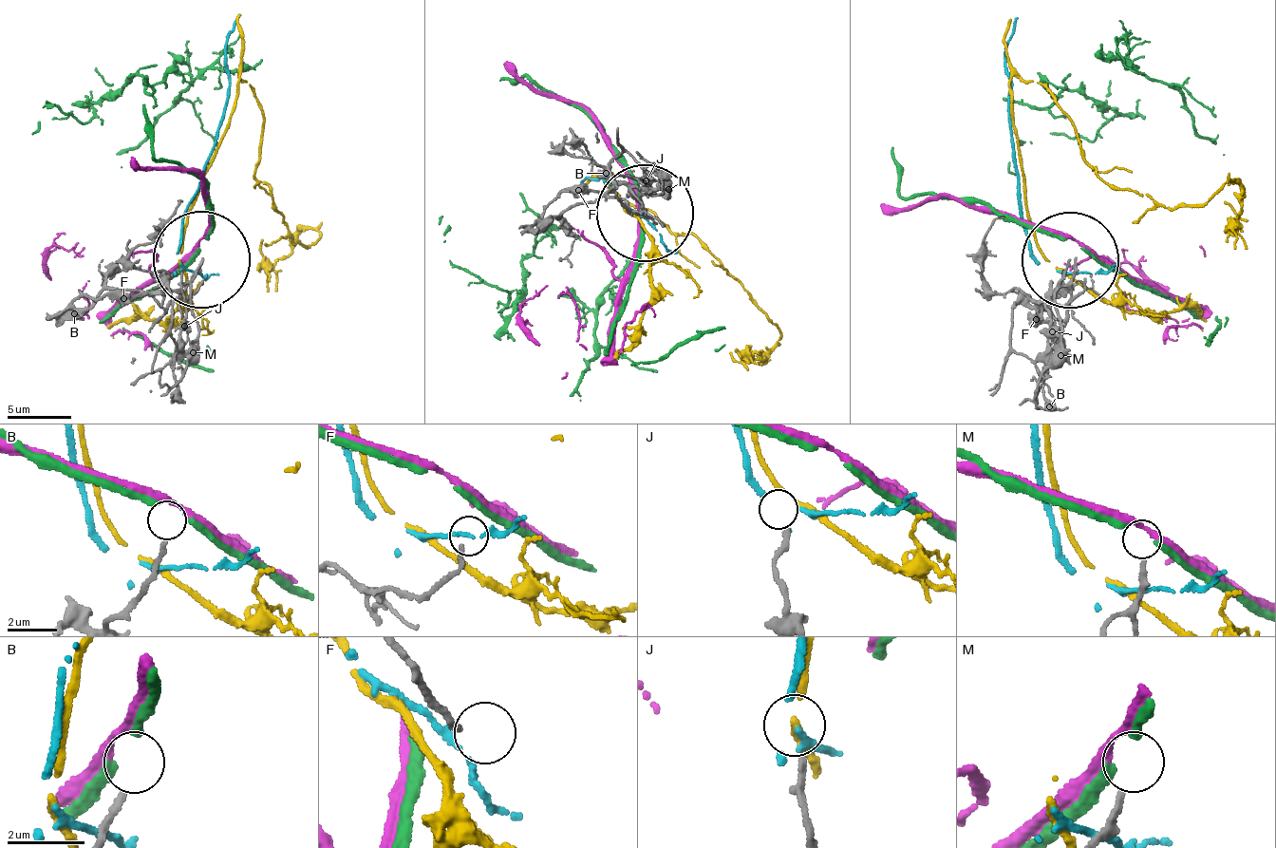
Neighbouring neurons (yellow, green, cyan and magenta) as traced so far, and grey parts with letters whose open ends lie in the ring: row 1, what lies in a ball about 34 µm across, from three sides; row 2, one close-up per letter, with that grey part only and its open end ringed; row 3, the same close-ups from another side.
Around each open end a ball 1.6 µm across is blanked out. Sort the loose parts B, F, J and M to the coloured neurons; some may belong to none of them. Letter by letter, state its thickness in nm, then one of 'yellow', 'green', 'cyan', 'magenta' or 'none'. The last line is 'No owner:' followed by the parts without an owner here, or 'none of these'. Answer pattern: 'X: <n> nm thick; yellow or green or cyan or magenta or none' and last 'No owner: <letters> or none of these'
B: 180 nm thick; none
F: 150 nm thick; none
J: 200 nm thick; yellow
M: 180 nm thick; none
No owner: B, F, M

